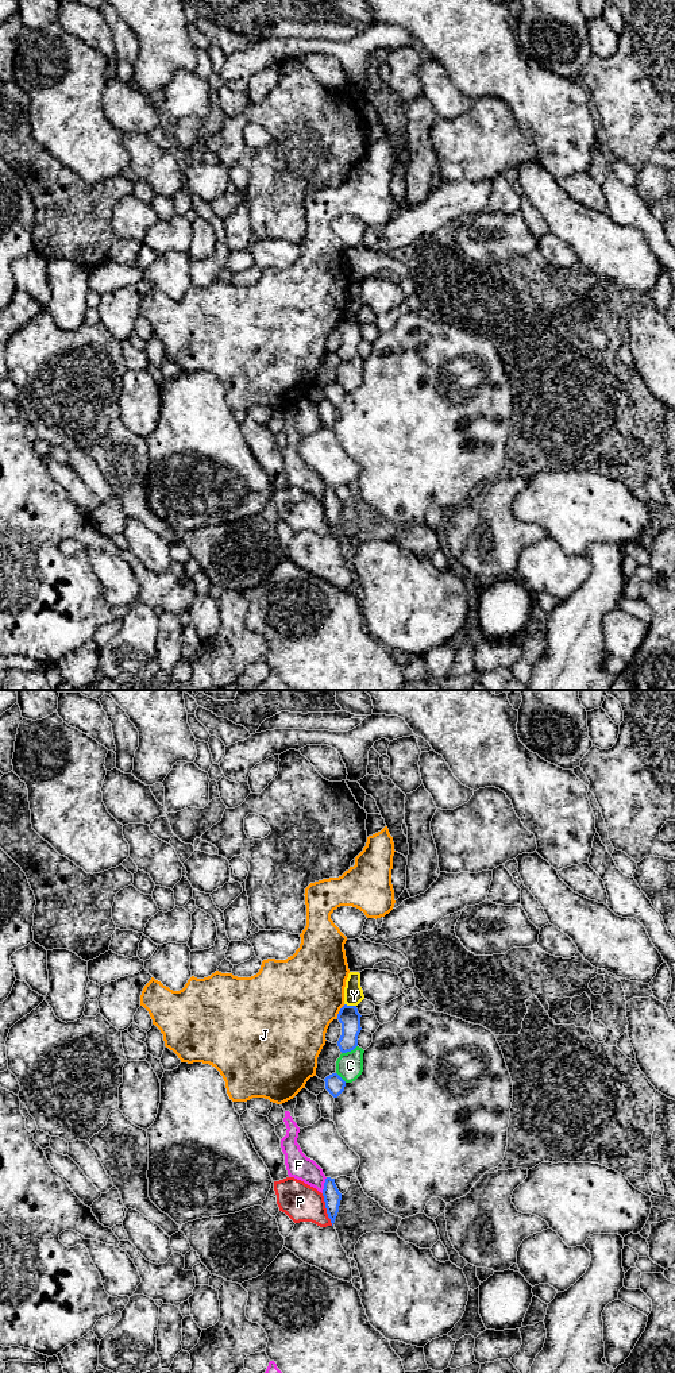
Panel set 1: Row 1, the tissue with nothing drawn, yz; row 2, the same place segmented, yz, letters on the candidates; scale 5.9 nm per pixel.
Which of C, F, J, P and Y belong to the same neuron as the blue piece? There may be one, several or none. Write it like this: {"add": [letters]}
{"add": []}

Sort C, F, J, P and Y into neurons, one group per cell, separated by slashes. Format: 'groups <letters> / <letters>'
groups C / F / J / P / Y

